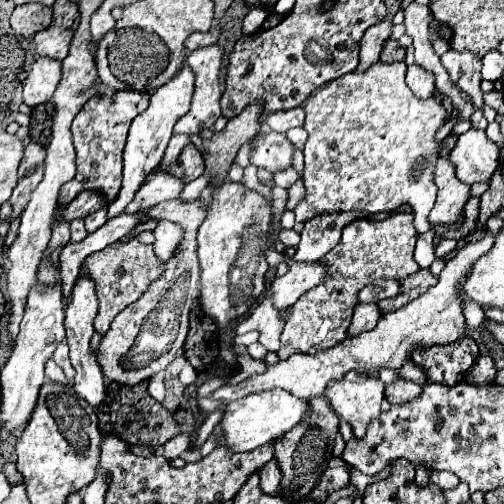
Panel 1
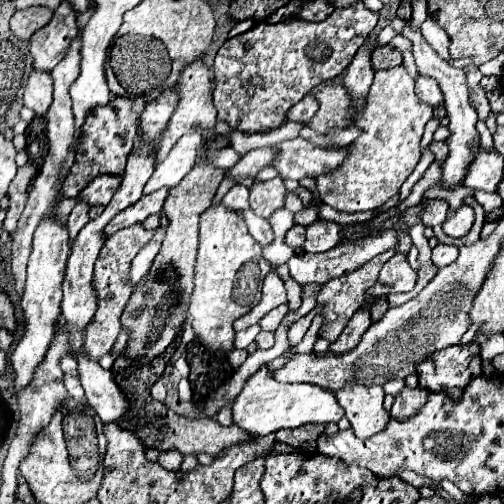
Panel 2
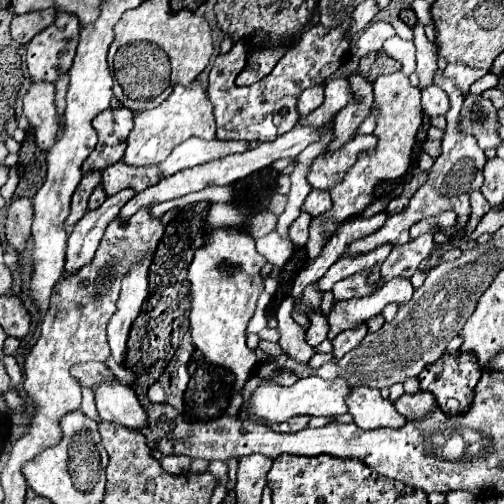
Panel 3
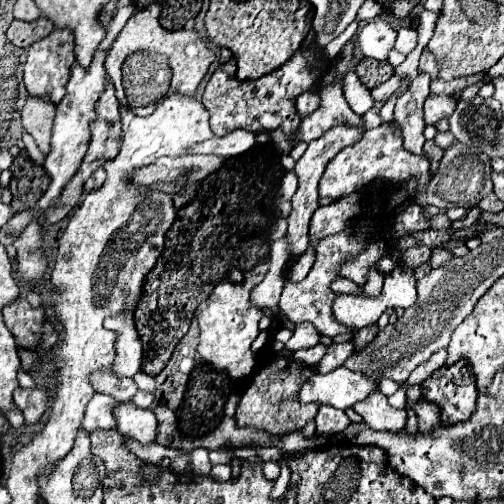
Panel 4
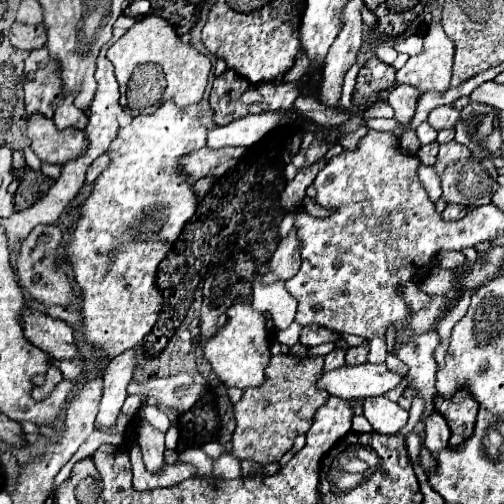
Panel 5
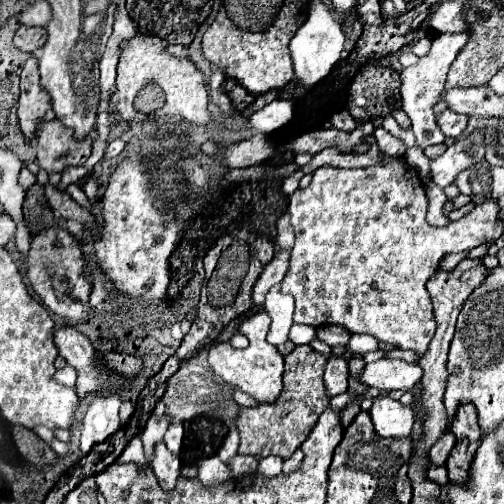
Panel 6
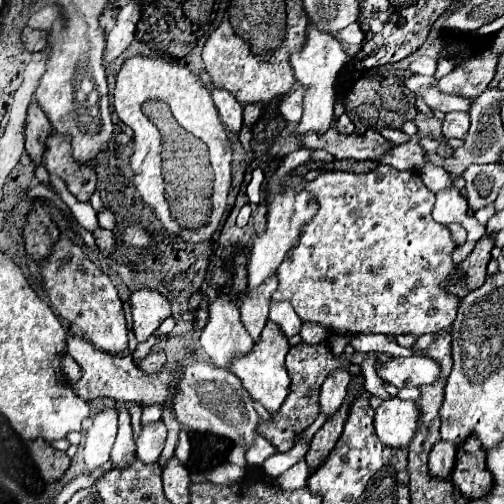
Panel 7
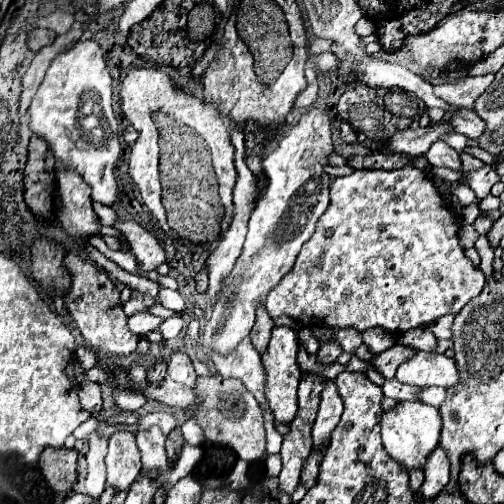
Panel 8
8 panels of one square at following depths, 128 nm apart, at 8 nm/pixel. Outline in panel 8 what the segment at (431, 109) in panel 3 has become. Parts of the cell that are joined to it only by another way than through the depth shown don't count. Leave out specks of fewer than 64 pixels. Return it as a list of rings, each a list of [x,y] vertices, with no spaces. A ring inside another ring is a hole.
[[[458,108],[452,114],[450,124],[452,124],[454,132],[464,134],[468,138],[476,138],[476,136],[480,136],[480,132],[484,132],[484,122],[470,108]]]

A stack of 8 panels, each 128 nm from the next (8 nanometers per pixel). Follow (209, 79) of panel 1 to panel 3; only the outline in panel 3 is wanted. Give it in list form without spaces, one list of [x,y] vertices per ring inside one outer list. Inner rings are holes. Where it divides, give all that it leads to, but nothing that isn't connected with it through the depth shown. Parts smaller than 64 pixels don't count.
[[[198,80],[190,86],[176,84],[174,92],[154,110],[138,112],[134,118],[134,128],[128,136],[128,148],[124,154],[124,162],[130,166],[150,166],[160,164],[172,152],[172,148],[192,136],[212,140],[216,138],[216,122],[212,114],[212,104],[206,96],[206,90]]]

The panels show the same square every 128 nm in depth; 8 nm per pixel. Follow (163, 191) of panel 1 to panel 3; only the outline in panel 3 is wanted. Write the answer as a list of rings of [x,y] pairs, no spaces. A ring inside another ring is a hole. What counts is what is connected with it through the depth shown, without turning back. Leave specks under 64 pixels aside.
[[[190,138],[182,144],[178,144],[172,154],[158,164],[160,170],[160,178],[168,178],[176,172],[182,172],[186,168],[194,168],[198,164],[206,164],[212,160],[220,160],[224,156],[230,154],[238,154],[244,152],[248,148],[248,142],[240,142],[240,140],[202,140],[202,138]]]

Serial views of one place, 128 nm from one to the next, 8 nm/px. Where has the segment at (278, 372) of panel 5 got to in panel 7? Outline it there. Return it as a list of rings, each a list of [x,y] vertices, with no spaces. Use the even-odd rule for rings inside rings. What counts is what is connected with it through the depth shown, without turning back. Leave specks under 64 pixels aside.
[[[300,342],[298,346],[292,346],[288,356],[286,356],[286,370],[288,370],[288,376],[290,376],[290,392],[284,400],[284,404],[280,406],[278,412],[272,414],[270,420],[260,420],[258,422],[258,434],[264,436],[270,444],[276,446],[278,452],[288,452],[294,442],[296,442],[296,436],[300,436],[314,420],[316,416],[320,414],[320,387],[324,378],[328,376],[328,372],[336,370],[344,366],[342,360],[336,360],[334,354],[324,346],[324,344],[304,344]]]

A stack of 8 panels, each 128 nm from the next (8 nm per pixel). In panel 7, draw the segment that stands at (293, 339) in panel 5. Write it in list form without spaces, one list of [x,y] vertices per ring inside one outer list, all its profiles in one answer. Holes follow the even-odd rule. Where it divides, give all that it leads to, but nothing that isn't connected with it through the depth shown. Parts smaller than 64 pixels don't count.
[[[302,322],[302,328],[300,328],[300,338],[302,342],[306,344],[320,344],[324,342],[328,336],[328,330],[320,324],[312,324],[312,322]]]

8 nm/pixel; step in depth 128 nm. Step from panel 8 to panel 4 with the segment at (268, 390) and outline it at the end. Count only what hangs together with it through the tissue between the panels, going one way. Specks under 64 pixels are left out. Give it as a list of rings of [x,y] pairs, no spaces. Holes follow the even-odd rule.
[[[268,262],[256,264],[252,270],[244,272],[244,280],[240,284],[234,284],[230,280],[222,280],[216,284],[212,294],[208,296],[206,304],[198,310],[198,324],[200,324],[200,336],[198,336],[198,354],[202,360],[212,364],[220,372],[228,372],[232,380],[242,380],[252,374],[256,366],[256,356],[252,354],[250,346],[258,336],[258,320],[262,318],[262,310],[258,310],[250,300],[252,286],[260,284],[264,280],[264,274],[268,272]]]

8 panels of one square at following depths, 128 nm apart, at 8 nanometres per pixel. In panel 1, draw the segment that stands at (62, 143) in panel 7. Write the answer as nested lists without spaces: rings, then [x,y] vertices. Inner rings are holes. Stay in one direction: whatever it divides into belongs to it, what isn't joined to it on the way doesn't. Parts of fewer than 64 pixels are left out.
[[[38,56],[24,82],[24,102],[30,108],[48,102],[56,90],[56,84],[60,82],[60,72],[62,72],[60,60]]]

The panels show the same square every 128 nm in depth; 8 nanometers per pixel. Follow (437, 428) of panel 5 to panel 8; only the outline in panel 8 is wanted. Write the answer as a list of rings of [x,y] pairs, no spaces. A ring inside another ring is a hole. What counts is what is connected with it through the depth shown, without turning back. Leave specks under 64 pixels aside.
[[[442,446],[434,448],[434,452],[428,456],[424,474],[426,474],[426,478],[420,488],[420,494],[424,496],[424,500],[430,500],[438,492],[442,492],[446,488],[446,484],[450,482],[450,460]]]

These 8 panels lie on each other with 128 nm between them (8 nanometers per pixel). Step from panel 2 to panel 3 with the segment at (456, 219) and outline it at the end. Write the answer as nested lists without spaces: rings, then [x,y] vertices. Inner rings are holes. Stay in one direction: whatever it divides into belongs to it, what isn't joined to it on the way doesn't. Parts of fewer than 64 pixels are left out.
[[[436,70],[434,74],[434,84],[440,86],[448,98],[450,98],[450,110],[446,112],[446,136],[442,138],[442,154],[440,158],[436,158],[432,170],[428,172],[428,180],[424,186],[420,186],[416,190],[416,194],[410,198],[408,206],[400,212],[400,214],[394,214],[386,220],[386,224],[366,236],[366,238],[360,238],[360,240],[354,240],[348,248],[346,248],[346,254],[348,256],[360,256],[360,254],[368,254],[370,250],[382,246],[382,244],[404,244],[408,242],[408,230],[410,226],[414,226],[416,222],[424,220],[424,218],[430,218],[430,216],[436,216],[444,210],[454,210],[456,216],[458,216],[458,222],[466,222],[470,218],[470,202],[468,202],[468,196],[472,190],[478,190],[480,184],[482,184],[482,168],[484,168],[484,162],[486,162],[486,156],[484,156],[484,150],[478,146],[476,138],[472,134],[464,134],[458,130],[458,120],[460,120],[460,110],[462,110],[462,102],[464,102],[464,94],[456,88],[454,80],[444,76],[444,72]]]

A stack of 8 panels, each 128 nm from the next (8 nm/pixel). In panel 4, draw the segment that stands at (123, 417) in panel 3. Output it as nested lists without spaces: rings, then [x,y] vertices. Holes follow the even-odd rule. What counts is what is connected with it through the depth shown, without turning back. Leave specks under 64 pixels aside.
[[[120,402],[112,408],[116,430],[128,438],[134,438],[142,444],[150,444],[156,438],[156,416],[152,410],[142,410],[132,402]]]

